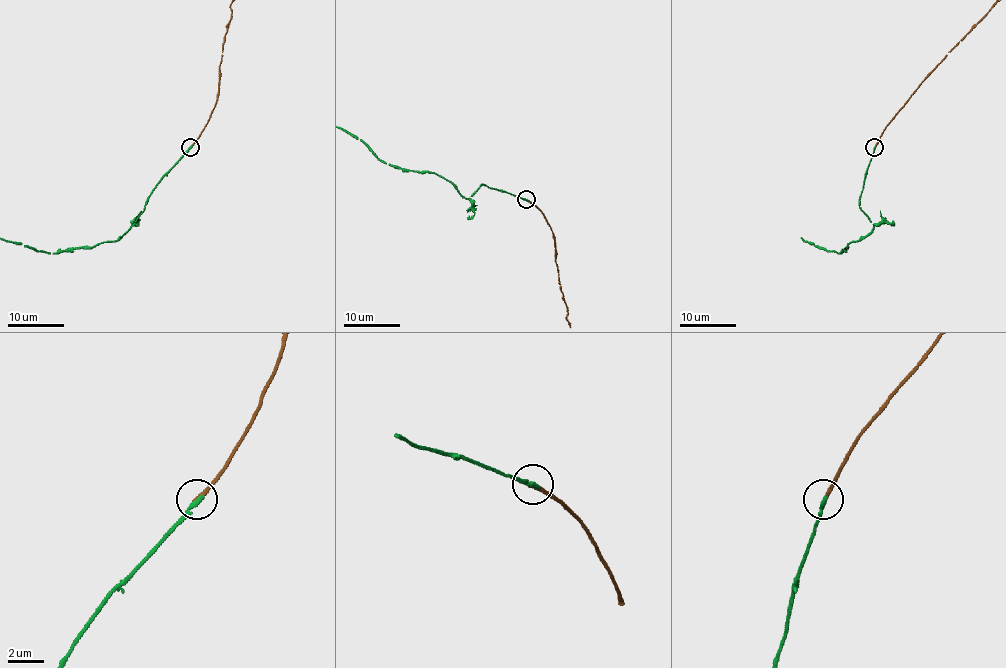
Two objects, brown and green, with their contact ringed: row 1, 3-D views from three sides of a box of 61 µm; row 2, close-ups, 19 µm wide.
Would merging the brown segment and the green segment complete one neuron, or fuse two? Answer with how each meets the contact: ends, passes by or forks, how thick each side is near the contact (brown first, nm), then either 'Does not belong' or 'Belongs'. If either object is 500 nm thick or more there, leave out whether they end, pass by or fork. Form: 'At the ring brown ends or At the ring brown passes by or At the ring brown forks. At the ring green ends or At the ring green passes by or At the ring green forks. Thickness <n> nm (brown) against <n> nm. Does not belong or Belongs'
At the ring brown ends. At the ring green ends. Thickness 190 nm (brown) against 280 nm. Belongs

